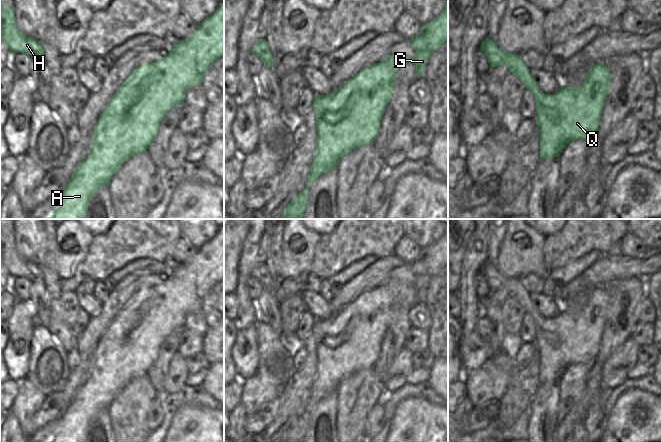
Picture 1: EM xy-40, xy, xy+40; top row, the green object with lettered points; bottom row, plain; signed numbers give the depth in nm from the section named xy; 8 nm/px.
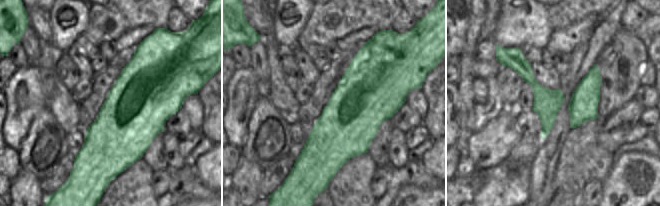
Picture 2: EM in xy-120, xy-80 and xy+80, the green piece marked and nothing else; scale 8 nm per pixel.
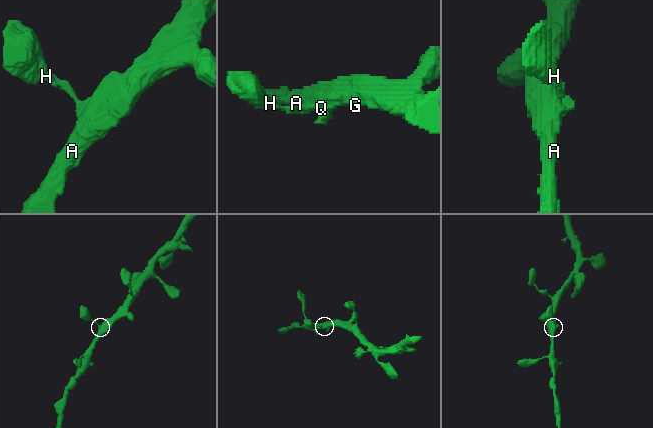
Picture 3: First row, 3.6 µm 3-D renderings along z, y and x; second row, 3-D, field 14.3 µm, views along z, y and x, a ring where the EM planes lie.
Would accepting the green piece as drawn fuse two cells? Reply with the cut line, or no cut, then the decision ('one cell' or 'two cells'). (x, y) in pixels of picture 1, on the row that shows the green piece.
cut none; one cell

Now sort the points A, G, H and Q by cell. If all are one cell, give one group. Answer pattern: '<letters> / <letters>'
A G H Q

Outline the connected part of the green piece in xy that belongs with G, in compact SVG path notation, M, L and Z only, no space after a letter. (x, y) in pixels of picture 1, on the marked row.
M448 1L444 10L431 22L422 25L422 32L412 37L415 57L389 55L378 63L358 71L349 81L327 95L316 95L312 109L316 112L316 152L312 160L306 188L298 193L285 208L282 217L304 219L308 188L324 173L336 169L338 162L350 151L363 145L372 145L379 130L384 110L392 96L398 66L403 59L411 59L417 76L424 75L424 68L431 53L448 42Z

